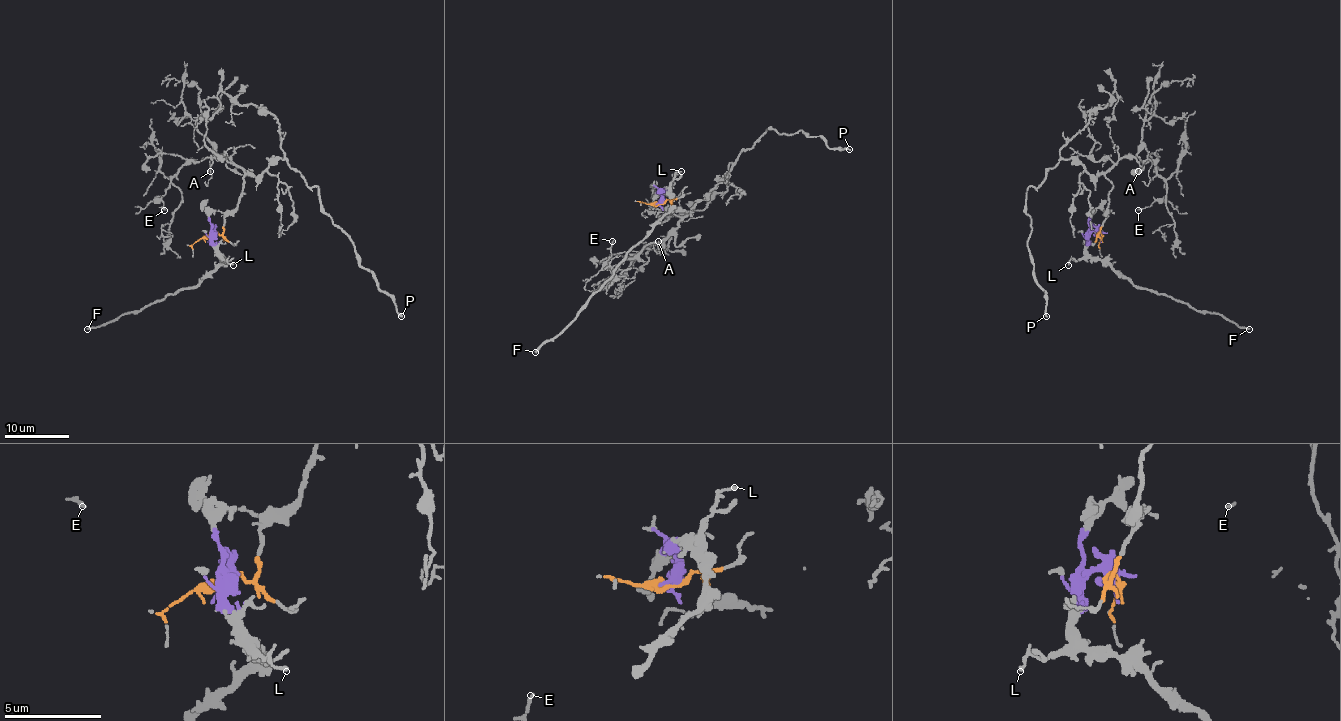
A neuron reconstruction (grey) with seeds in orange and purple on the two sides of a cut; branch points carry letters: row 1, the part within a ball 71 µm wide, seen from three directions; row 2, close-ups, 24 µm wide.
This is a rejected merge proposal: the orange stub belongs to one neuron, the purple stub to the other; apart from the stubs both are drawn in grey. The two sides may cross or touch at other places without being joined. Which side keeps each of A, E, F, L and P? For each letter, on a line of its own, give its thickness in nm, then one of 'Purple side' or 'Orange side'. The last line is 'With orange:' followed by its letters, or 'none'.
A: Thickness 100 nm. Orange side
E: Thickness 150 nm. Orange side
F: Thickness 260 nm. Purple side
L: Thickness 130 nm. Purple side
P: Thickness 200 nm. Orange side
With orange: A, E, P

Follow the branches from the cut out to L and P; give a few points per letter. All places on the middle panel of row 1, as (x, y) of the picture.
L: (658, 203), (661, 190), (681, 170)
P: (658, 203), (668, 200), (691, 216), (768, 128), (799, 130), (850, 149)

